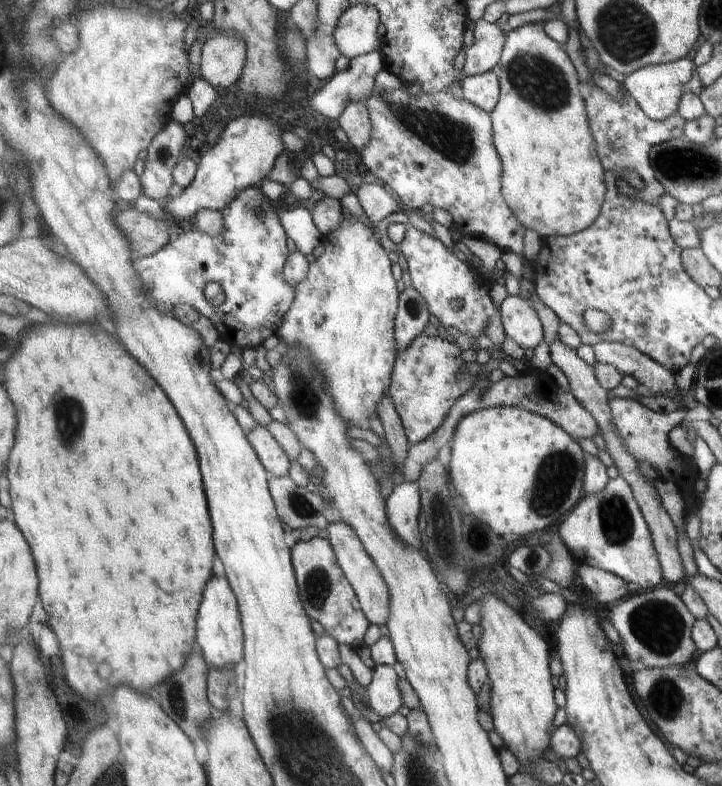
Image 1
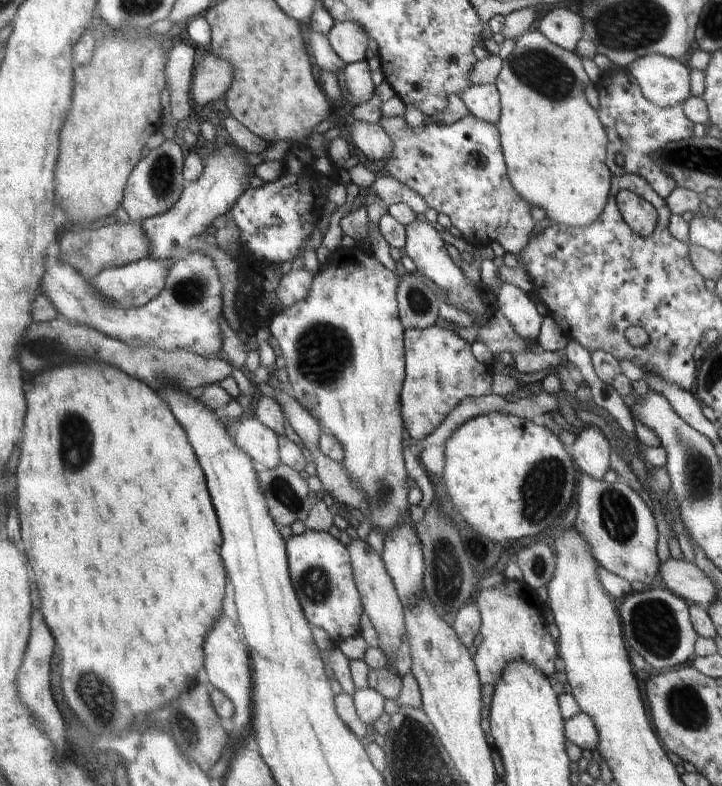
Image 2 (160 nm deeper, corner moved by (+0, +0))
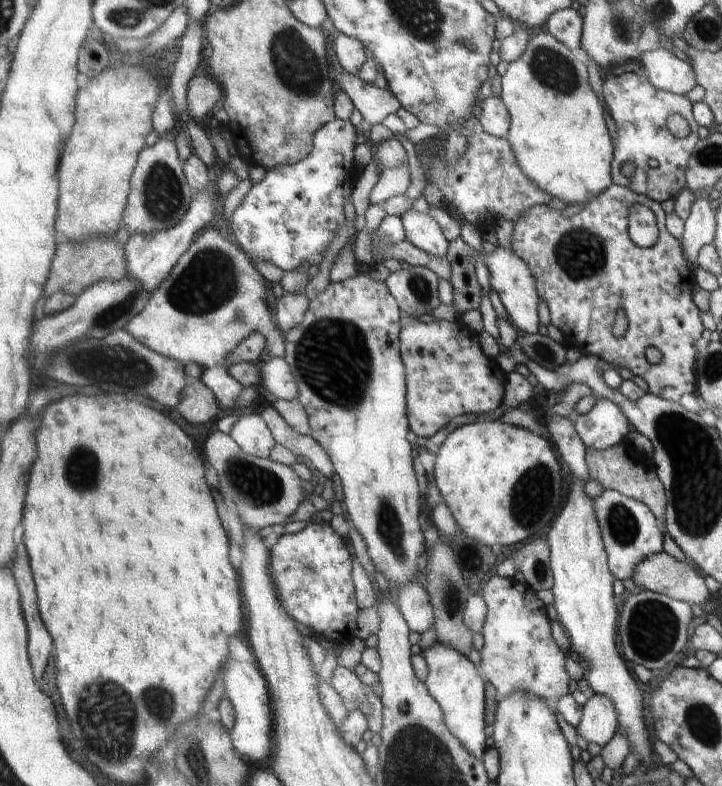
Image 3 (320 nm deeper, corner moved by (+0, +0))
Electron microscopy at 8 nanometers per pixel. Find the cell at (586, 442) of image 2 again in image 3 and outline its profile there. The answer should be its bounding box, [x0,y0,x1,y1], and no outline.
[574,397,630,449]

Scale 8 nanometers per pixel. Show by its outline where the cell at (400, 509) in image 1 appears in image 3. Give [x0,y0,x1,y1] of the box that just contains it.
[396,580,435,634]

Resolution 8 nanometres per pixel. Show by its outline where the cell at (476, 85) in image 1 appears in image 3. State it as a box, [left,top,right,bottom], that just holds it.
[480,94,512,139]

